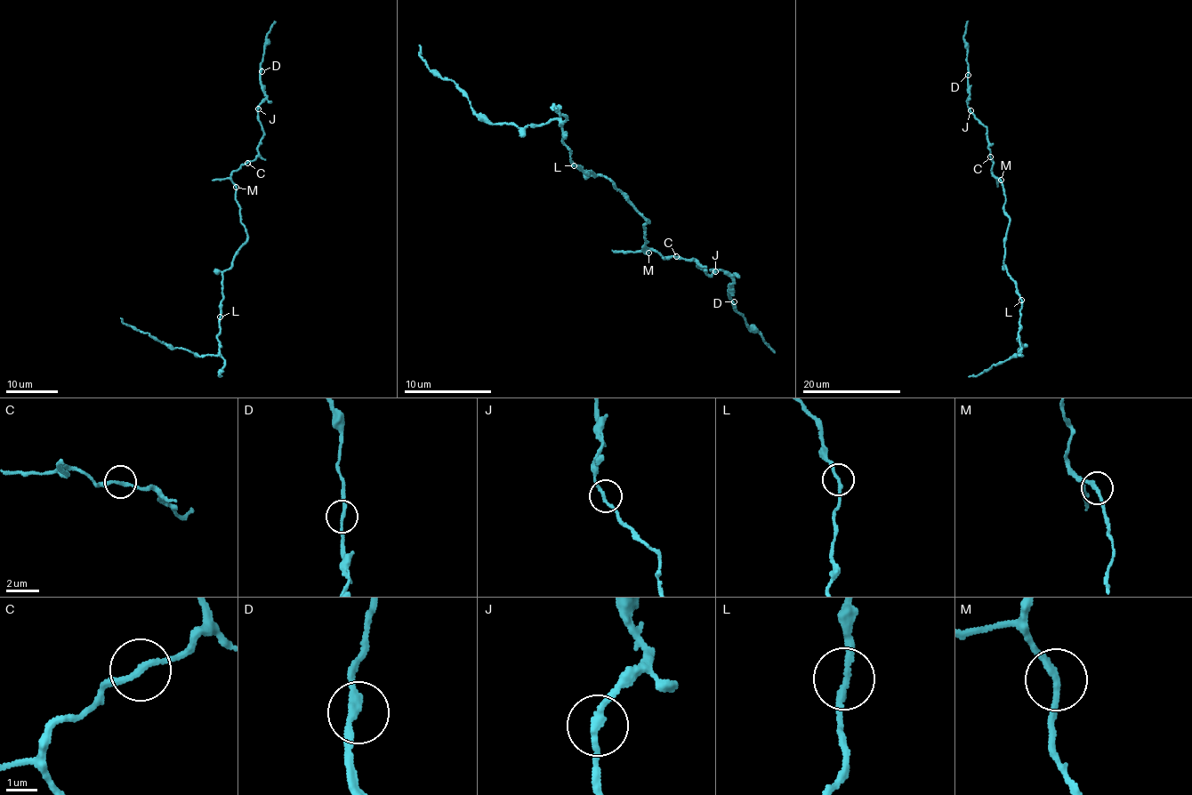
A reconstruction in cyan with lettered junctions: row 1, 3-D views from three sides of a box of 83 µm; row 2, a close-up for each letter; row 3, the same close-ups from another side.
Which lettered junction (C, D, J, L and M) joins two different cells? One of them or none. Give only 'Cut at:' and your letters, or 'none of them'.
Cut at: none of them

